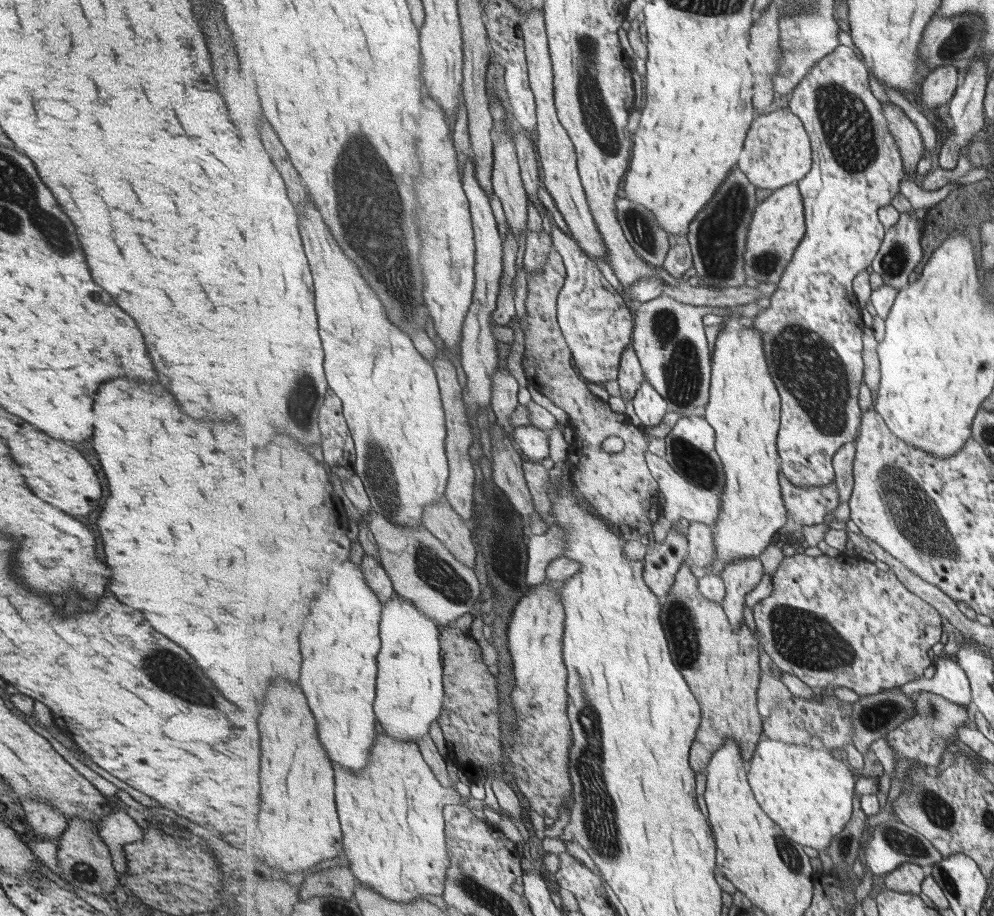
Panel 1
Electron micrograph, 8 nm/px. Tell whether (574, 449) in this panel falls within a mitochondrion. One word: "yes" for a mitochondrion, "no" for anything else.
no

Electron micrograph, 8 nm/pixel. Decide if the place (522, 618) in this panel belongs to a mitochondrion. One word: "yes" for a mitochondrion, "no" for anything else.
no

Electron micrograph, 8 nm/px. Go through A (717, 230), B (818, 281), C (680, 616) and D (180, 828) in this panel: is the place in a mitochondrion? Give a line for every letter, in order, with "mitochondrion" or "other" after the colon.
A: mitochondrion
B: other
C: mitochondrion
D: other

